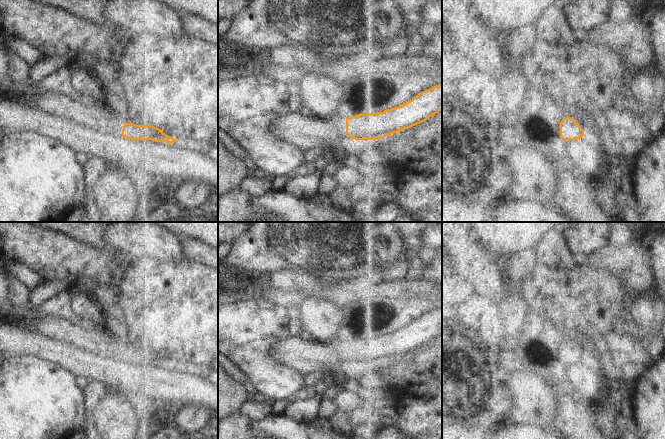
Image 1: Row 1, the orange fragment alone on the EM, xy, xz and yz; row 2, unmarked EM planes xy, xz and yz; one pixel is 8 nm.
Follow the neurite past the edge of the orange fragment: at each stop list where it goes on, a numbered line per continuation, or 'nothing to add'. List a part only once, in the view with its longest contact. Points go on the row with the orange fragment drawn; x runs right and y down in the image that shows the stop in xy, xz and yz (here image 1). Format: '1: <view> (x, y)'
1: xz (338, 121)

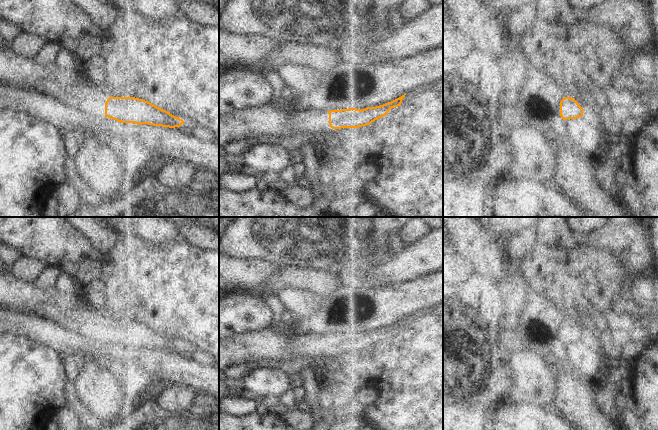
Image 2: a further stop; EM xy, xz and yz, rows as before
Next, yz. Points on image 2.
nothing to add

